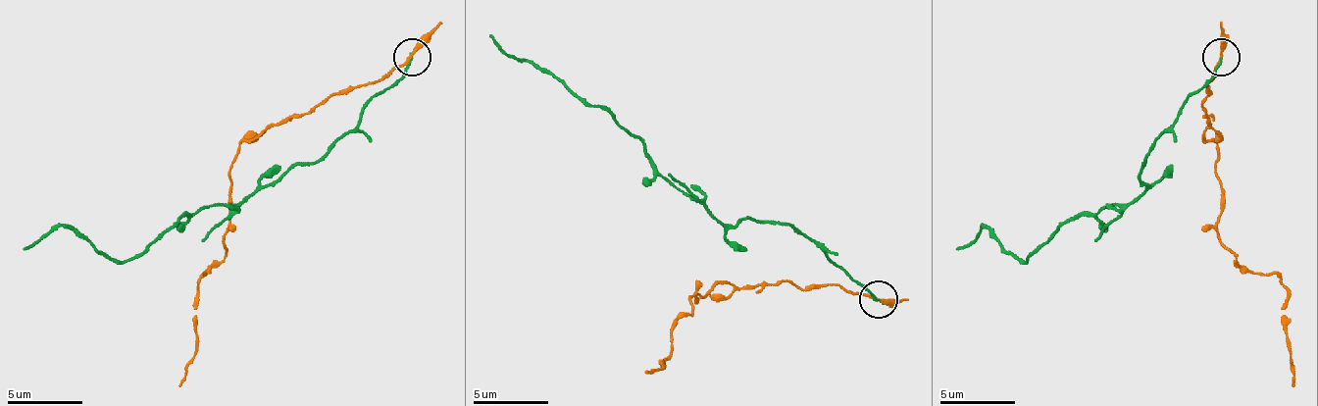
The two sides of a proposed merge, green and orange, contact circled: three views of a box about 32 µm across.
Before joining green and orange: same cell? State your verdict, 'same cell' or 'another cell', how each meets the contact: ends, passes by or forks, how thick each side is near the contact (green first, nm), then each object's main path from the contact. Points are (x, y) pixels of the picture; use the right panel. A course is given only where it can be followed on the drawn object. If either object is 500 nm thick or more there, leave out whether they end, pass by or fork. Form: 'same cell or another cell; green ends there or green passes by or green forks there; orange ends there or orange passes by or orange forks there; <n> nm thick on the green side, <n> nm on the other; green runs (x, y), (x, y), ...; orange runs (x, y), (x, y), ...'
another cell; green ends there; orange passes by; 130 nm thick on the green side, 200 nm on the other; green runs (1222, 58), (1146, 156), (1139, 178), (1146, 185), (1128, 204), (1068, 220), (1026, 261), (985, 227), (955, 249); orange runs (1222, 58), (1203, 99), (1218, 144), (1218, 242), (1244, 269), (1274, 272), (1282, 279), (1293, 384)

